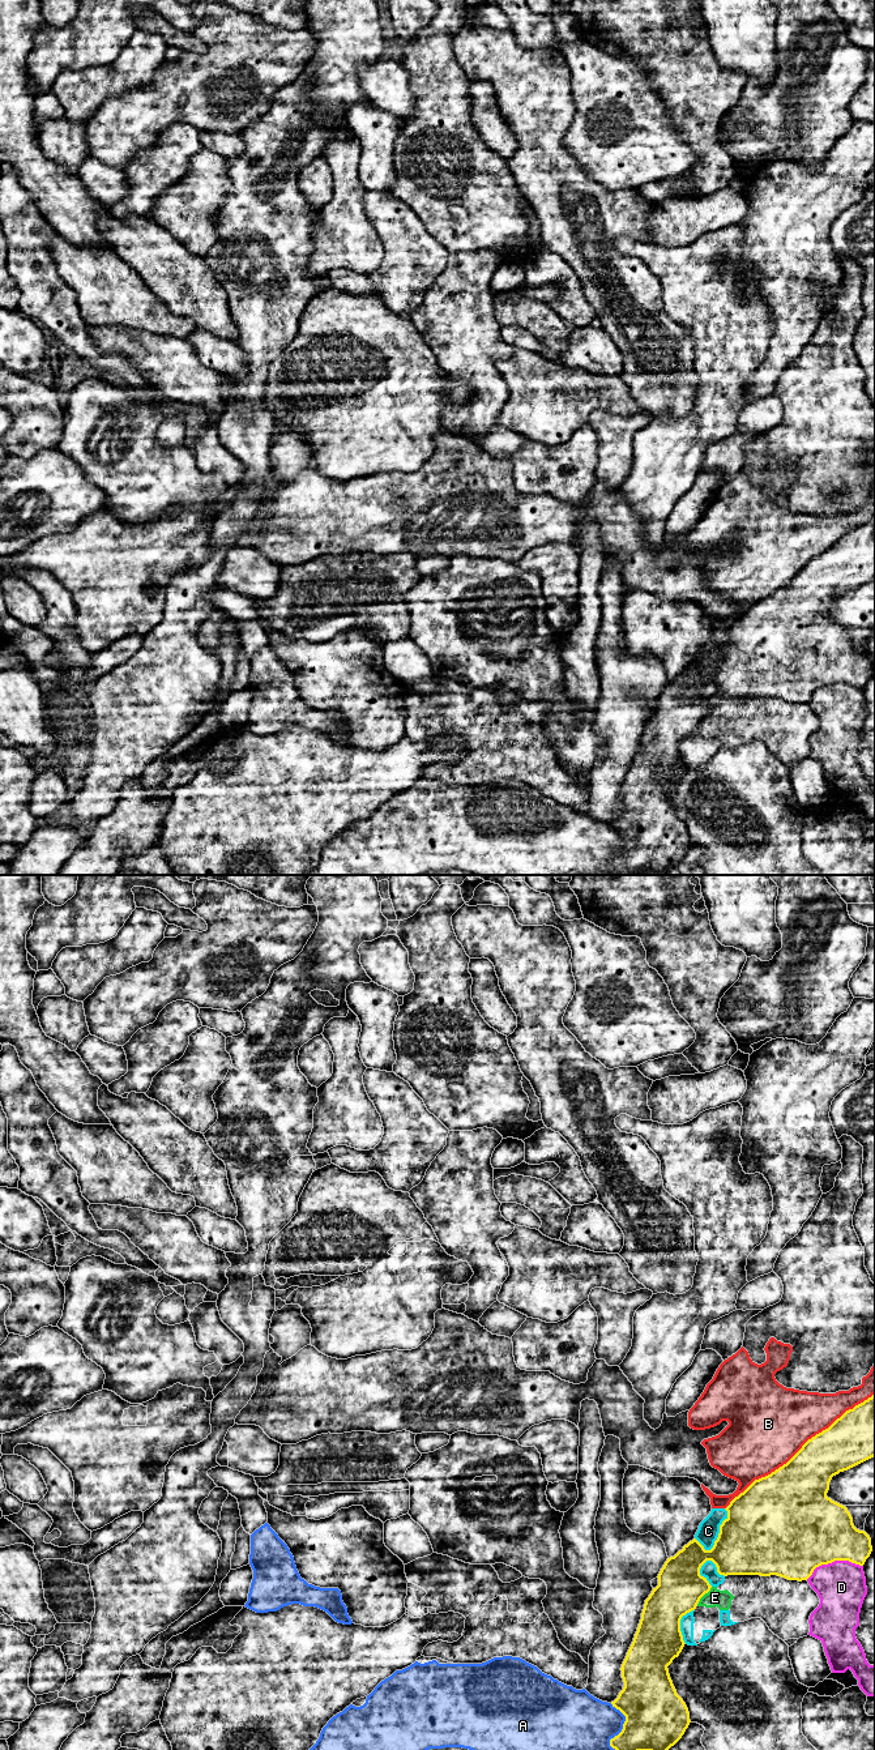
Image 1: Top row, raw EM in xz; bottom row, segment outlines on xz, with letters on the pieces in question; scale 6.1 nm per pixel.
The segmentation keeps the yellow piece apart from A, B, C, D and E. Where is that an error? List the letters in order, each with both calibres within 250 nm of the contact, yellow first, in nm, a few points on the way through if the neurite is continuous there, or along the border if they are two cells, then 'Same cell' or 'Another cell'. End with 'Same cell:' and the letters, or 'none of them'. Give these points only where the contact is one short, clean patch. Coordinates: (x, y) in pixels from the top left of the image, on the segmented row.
A: Thickness 380 nm (yellow) against 340 nm. Another cell
B: Thickness 360 nm (yellow) against 500 nm. Another cell
C: Thickness 460 nm (yellow) against 130 nm. Another cell
D: Thickness 460 nm (yellow) against 300 nm. Another cell
E: Thickness 280 nm (yellow) against 110 nm. Boundary: xz (712, 1587), (696, 1605). Another cell
Same cell: none of them

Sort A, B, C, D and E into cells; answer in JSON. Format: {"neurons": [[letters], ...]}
{"neurons": [["A"], ["B", "C", "E"], ["D"]]}

